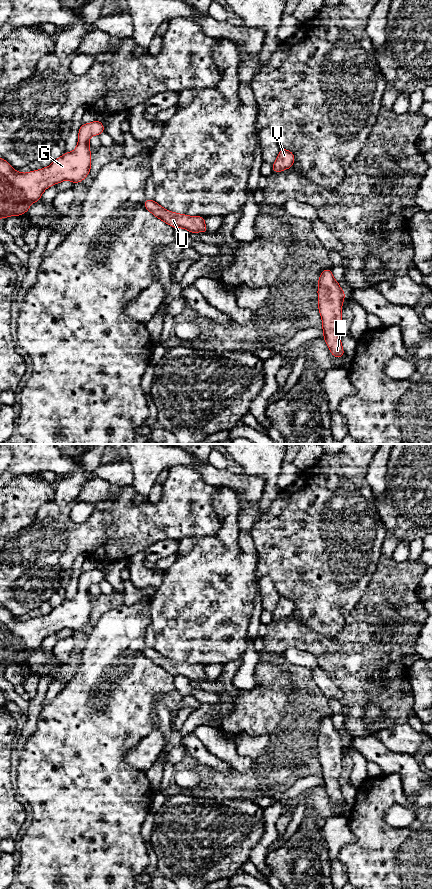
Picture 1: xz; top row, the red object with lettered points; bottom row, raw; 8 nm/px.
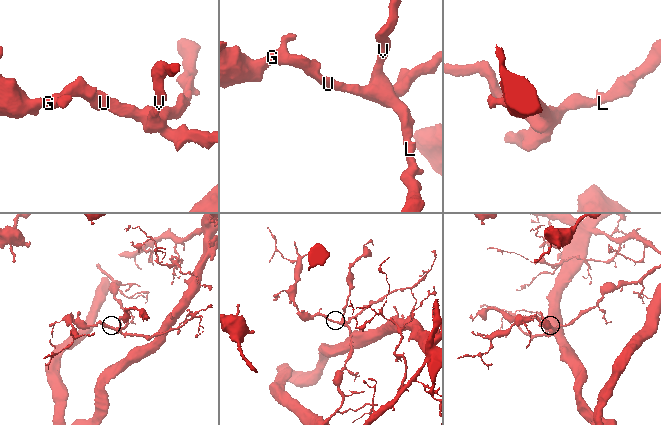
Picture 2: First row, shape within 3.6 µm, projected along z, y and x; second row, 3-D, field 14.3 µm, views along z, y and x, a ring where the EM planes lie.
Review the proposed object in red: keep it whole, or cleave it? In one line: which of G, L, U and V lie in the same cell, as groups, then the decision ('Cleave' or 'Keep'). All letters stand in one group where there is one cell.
Groups: G L U V. Keep

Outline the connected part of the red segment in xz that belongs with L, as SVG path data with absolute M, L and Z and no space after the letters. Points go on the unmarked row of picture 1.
M331 716L321 720L317 742L318 757L324 779L323 786L334 805L344 805L341 785L338 781L342 772L342 753L346 742L333 725Z

